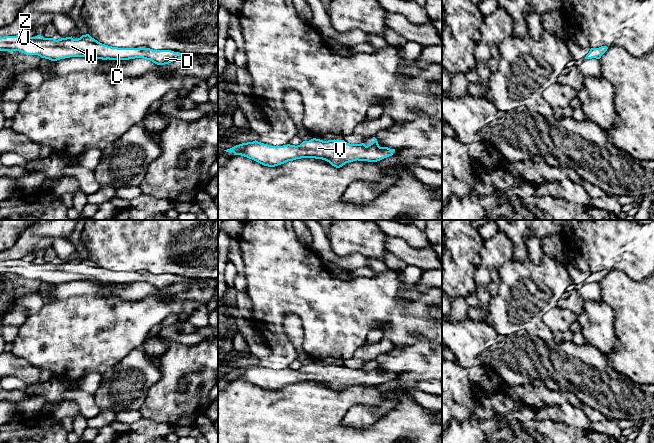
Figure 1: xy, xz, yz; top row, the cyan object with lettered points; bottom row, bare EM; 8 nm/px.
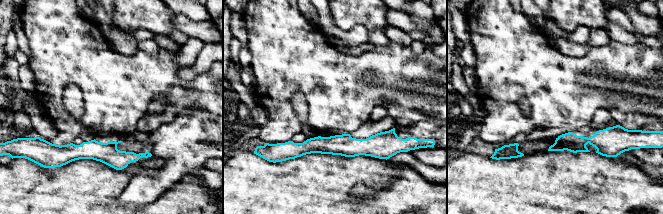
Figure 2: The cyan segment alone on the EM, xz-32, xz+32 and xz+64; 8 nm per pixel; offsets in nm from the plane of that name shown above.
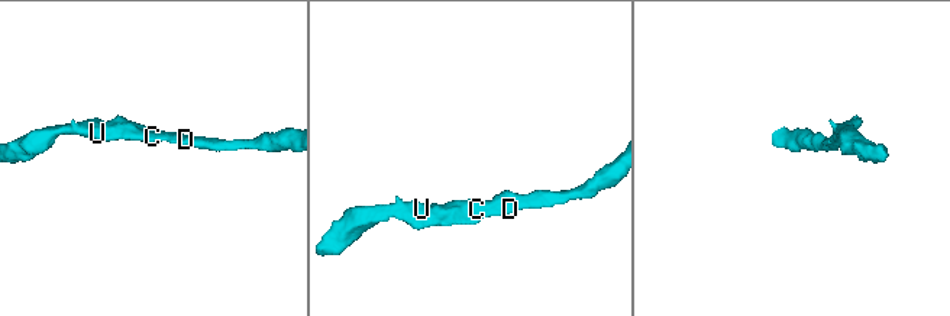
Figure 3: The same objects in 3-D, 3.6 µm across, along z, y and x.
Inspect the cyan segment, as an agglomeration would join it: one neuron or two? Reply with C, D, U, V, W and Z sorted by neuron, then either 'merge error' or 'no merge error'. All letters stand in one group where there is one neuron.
C D U V W Z; no merge error

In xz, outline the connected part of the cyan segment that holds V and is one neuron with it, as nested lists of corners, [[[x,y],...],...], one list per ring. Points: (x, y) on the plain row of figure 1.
[[[375,361],[367,370],[364,367],[350,368],[344,364],[323,365],[313,362],[300,369],[270,370],[258,365],[242,367],[226,376],[252,383],[264,390],[275,391],[288,385],[301,382],[322,383],[332,390],[340,392],[353,385],[377,386],[392,380],[395,373],[380,371]]]

